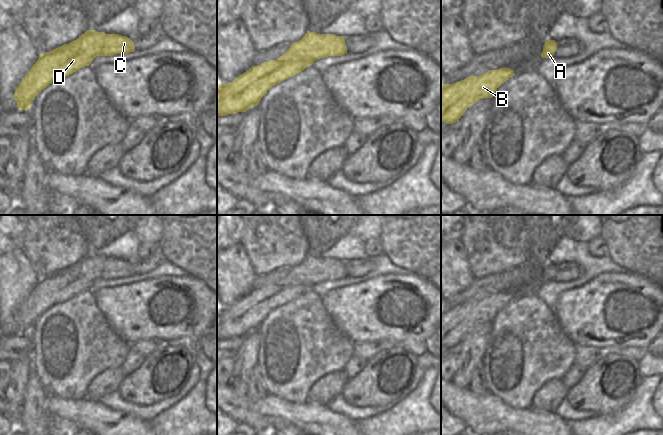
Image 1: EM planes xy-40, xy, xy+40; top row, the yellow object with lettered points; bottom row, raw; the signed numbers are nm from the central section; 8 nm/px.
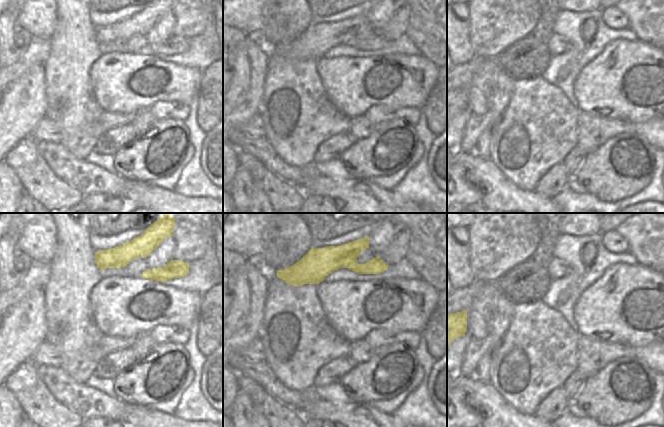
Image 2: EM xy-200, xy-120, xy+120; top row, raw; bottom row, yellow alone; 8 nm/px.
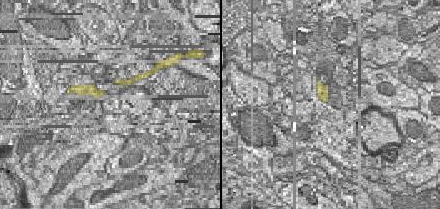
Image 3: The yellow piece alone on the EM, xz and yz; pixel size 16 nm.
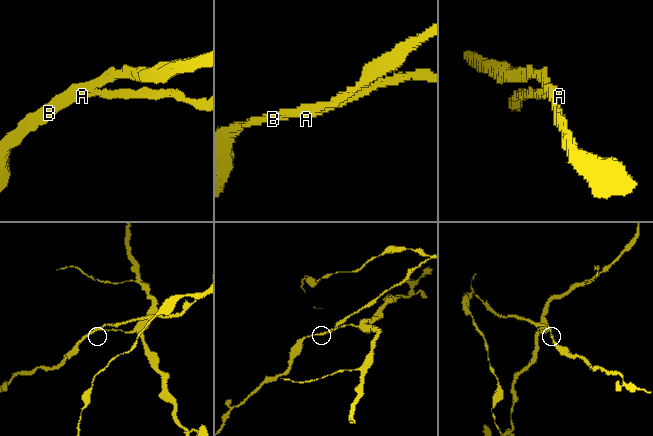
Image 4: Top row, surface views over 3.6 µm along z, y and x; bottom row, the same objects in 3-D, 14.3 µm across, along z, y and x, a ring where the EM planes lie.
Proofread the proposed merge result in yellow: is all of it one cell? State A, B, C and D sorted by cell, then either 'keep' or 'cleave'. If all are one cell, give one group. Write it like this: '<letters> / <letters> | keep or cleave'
A C / B D | cleave

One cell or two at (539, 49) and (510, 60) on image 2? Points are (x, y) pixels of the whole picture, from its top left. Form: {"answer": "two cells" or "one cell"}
{"answer": "one cell"}

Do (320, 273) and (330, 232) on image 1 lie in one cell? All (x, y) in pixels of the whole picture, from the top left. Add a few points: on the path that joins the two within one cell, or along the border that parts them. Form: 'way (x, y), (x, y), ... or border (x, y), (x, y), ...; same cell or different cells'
border (322, 257), (320, 259); different cells

